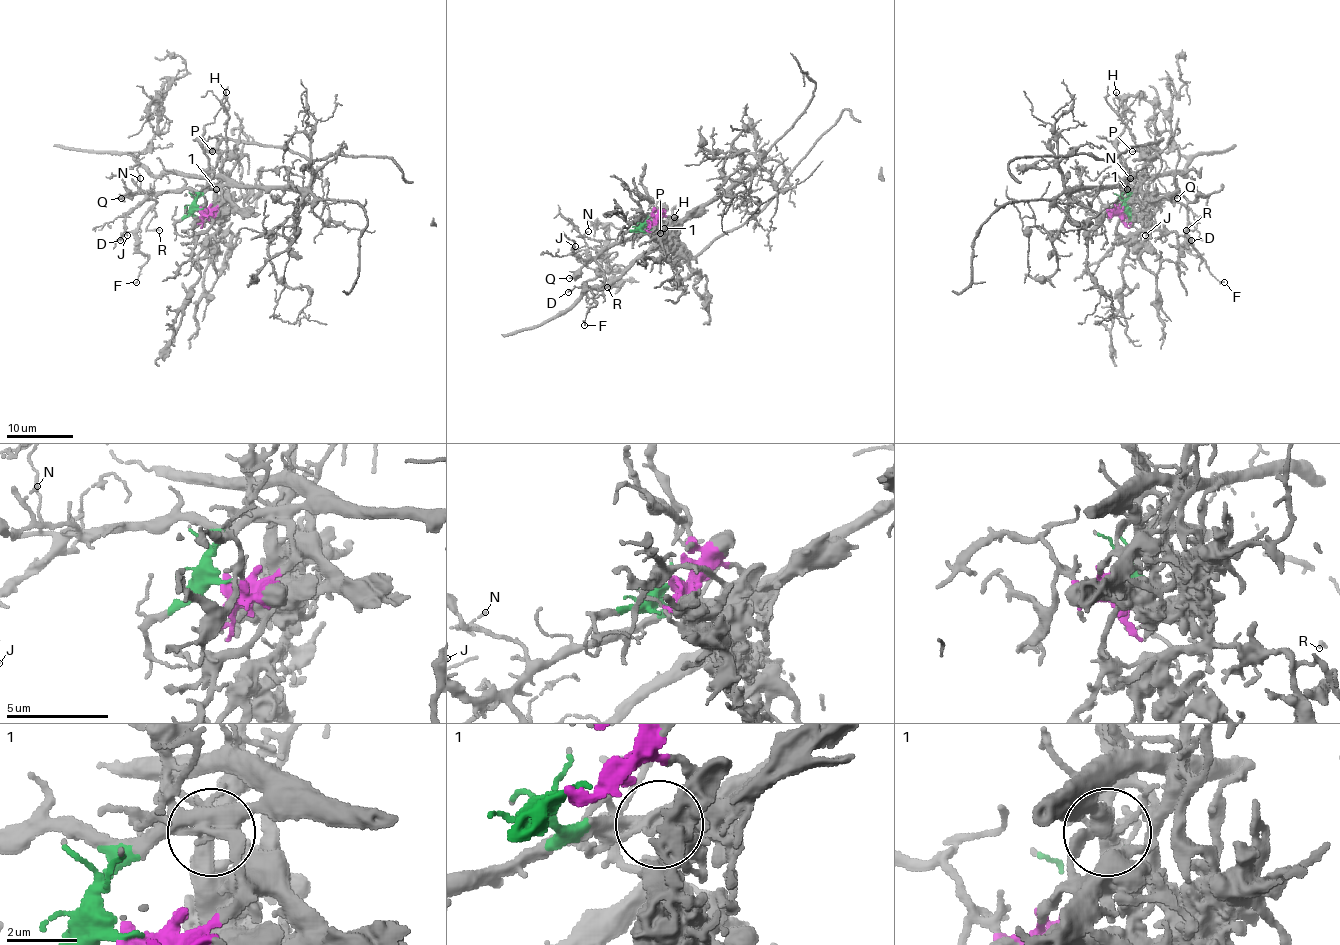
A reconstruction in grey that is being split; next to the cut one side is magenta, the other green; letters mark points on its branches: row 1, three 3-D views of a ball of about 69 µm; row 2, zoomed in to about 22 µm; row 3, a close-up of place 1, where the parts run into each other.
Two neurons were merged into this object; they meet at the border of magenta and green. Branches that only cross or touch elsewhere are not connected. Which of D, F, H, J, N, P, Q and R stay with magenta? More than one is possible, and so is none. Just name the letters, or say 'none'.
H, P

